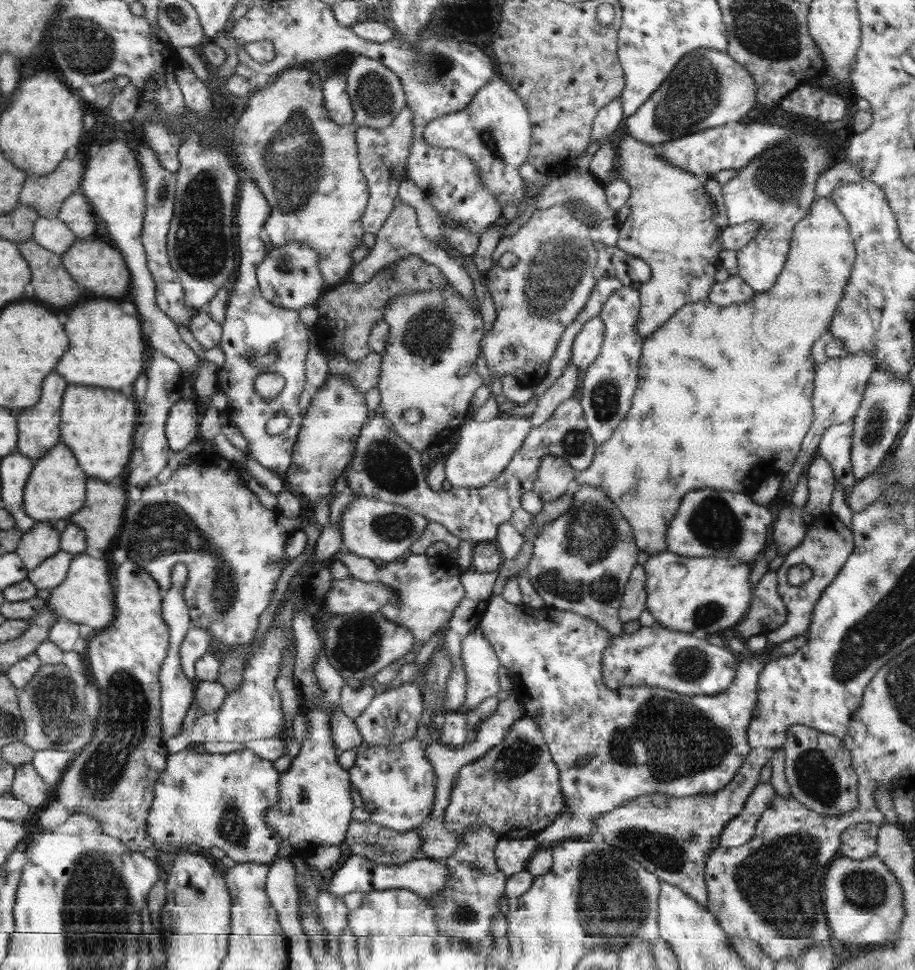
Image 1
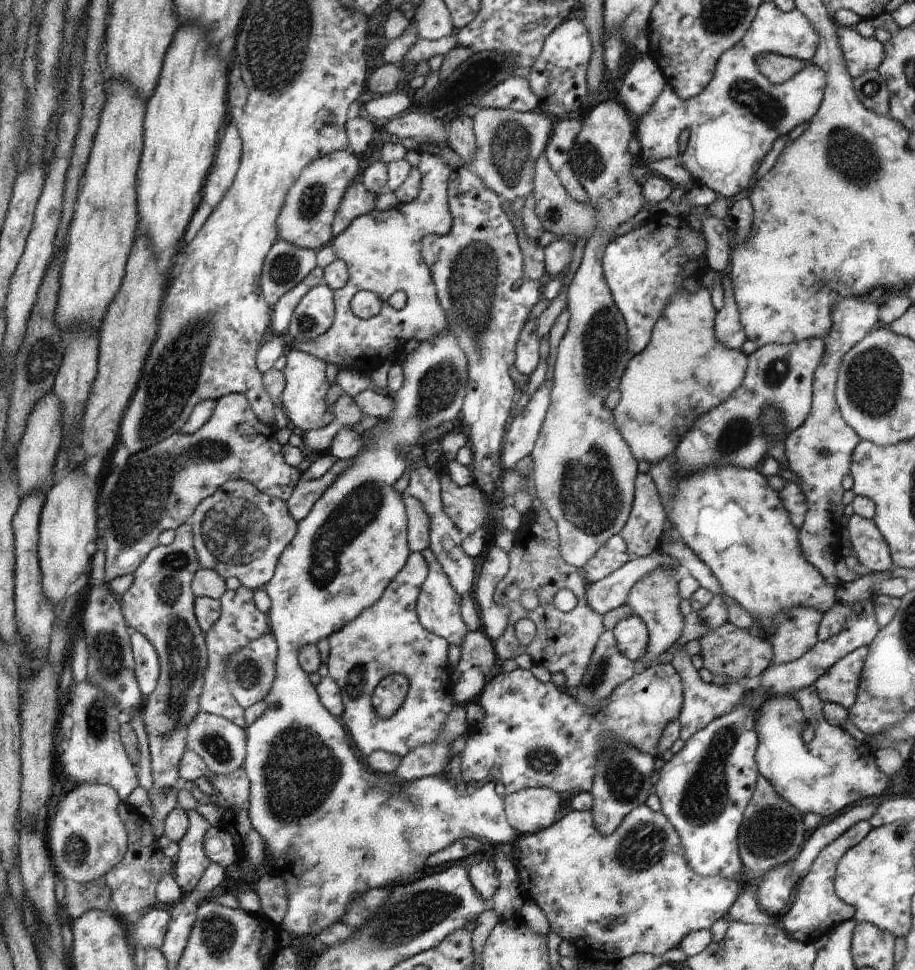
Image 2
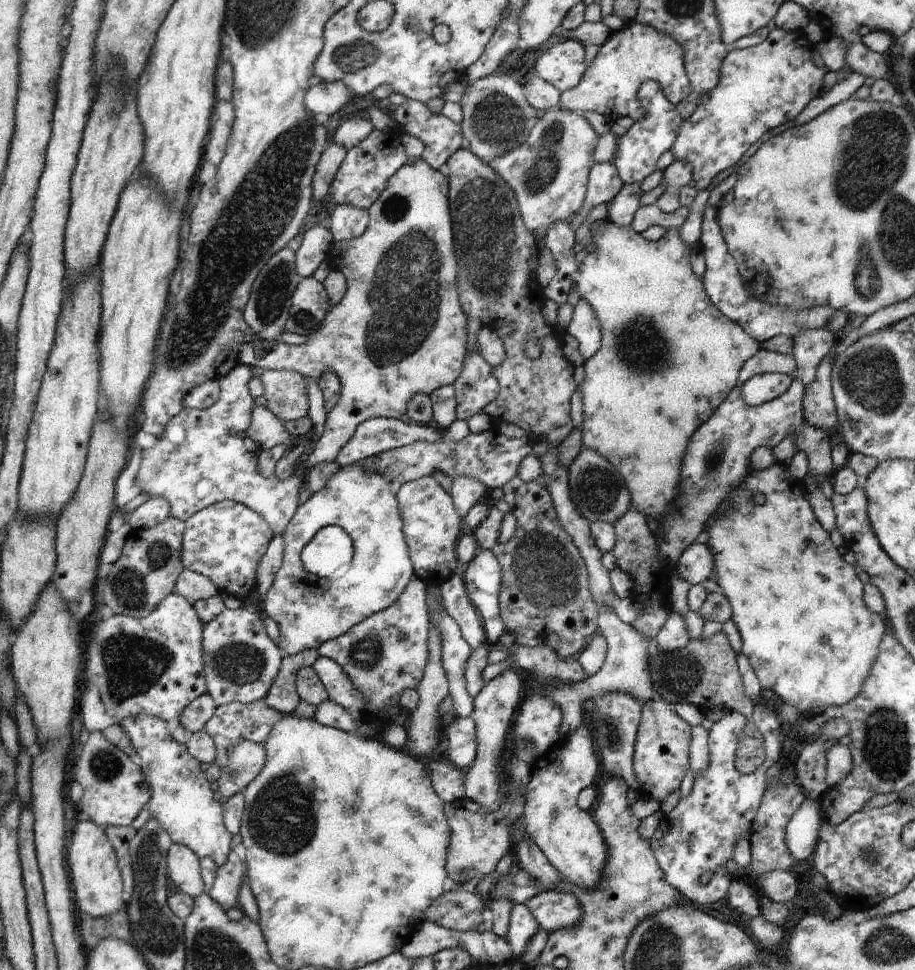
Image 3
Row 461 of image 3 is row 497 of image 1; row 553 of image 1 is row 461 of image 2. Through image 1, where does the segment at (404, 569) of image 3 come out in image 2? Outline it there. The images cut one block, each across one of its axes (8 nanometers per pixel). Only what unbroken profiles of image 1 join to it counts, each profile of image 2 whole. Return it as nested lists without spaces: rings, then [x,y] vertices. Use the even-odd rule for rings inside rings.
[[[444,328],[434,340],[426,340],[426,342],[418,342],[418,348],[414,352],[408,352],[402,362],[404,382],[392,396],[394,398],[394,412],[390,418],[384,420],[382,426],[374,426],[366,445],[363,445],[361,451],[356,455],[356,460],[336,478],[334,484],[328,487],[324,494],[312,506],[312,510],[298,523],[296,536],[292,542],[288,544],[286,550],[280,555],[279,562],[276,565],[272,580],[264,587],[264,592],[268,593],[271,600],[270,610],[267,612],[271,634],[274,635],[278,646],[278,660],[276,660],[276,678],[272,688],[268,691],[266,698],[263,700],[266,703],[266,710],[262,716],[248,725],[245,729],[247,736],[247,755],[243,764],[246,776],[249,780],[249,800],[248,800],[248,816],[252,826],[260,833],[266,842],[266,864],[270,866],[271,874],[280,876],[286,882],[286,890],[288,890],[288,910],[286,916],[280,923],[282,930],[286,930],[288,934],[296,934],[298,937],[305,935],[317,936],[318,932],[322,932],[324,928],[332,926],[332,924],[342,923],[342,916],[348,912],[348,904],[372,890],[372,888],[392,888],[398,884],[410,884],[414,880],[418,880],[422,876],[424,870],[424,862],[426,858],[436,852],[448,848],[450,844],[454,844],[456,840],[462,838],[476,837],[485,841],[490,847],[496,847],[503,844],[512,844],[518,840],[519,834],[508,824],[506,813],[503,807],[503,796],[497,789],[494,782],[486,782],[478,786],[472,794],[458,794],[454,781],[447,776],[434,775],[416,780],[408,780],[408,782],[400,782],[395,778],[394,774],[378,774],[372,772],[364,762],[363,757],[358,753],[354,744],[351,742],[351,737],[345,729],[343,722],[336,718],[331,712],[328,712],[316,692],[315,686],[310,683],[308,674],[300,668],[298,662],[298,650],[306,644],[317,644],[322,638],[328,638],[333,632],[338,632],[344,624],[352,622],[356,616],[360,616],[362,610],[370,608],[372,604],[376,604],[380,600],[380,596],[384,594],[386,587],[396,578],[396,575],[406,564],[408,556],[411,553],[408,550],[407,530],[408,518],[406,518],[406,506],[404,506],[403,494],[394,490],[396,481],[406,472],[406,462],[404,462],[404,446],[417,444],[422,434],[426,434],[432,428],[438,428],[442,422],[454,420],[460,414],[461,406],[465,397],[465,390],[468,382],[468,358],[464,354],[464,350],[460,348],[456,336]]]

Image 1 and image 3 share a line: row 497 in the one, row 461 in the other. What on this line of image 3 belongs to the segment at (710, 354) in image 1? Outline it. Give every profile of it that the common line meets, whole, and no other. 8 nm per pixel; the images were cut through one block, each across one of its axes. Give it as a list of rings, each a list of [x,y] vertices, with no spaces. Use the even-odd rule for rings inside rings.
[[[597,220],[590,224],[590,234],[593,242],[589,249],[585,252],[585,258],[580,261],[579,272],[575,280],[575,290],[580,294],[580,298],[584,298],[592,310],[596,312],[596,318],[600,322],[600,332],[602,334],[602,346],[600,350],[586,359],[584,363],[584,381],[580,382],[578,392],[582,396],[582,444],[583,449],[596,450],[602,458],[608,460],[624,478],[625,486],[630,492],[632,507],[638,510],[640,514],[644,514],[645,518],[654,518],[658,522],[676,502],[678,494],[680,494],[680,470],[682,470],[682,460],[687,454],[687,446],[691,436],[704,424],[712,413],[730,394],[730,390],[734,388],[736,380],[738,380],[738,372],[742,368],[742,364],[746,360],[750,360],[761,344],[754,340],[737,322],[732,322],[725,314],[722,314],[715,304],[710,302],[710,298],[704,290],[703,280],[700,280],[694,274],[691,263],[691,248],[684,244],[680,238],[680,232],[677,228],[666,230],[664,236],[652,242],[646,240],[641,233],[634,232],[631,226],[618,226],[614,222]],[[660,416],[664,416],[668,422],[660,422]],[[630,466],[634,466],[632,470],[628,470]]]

